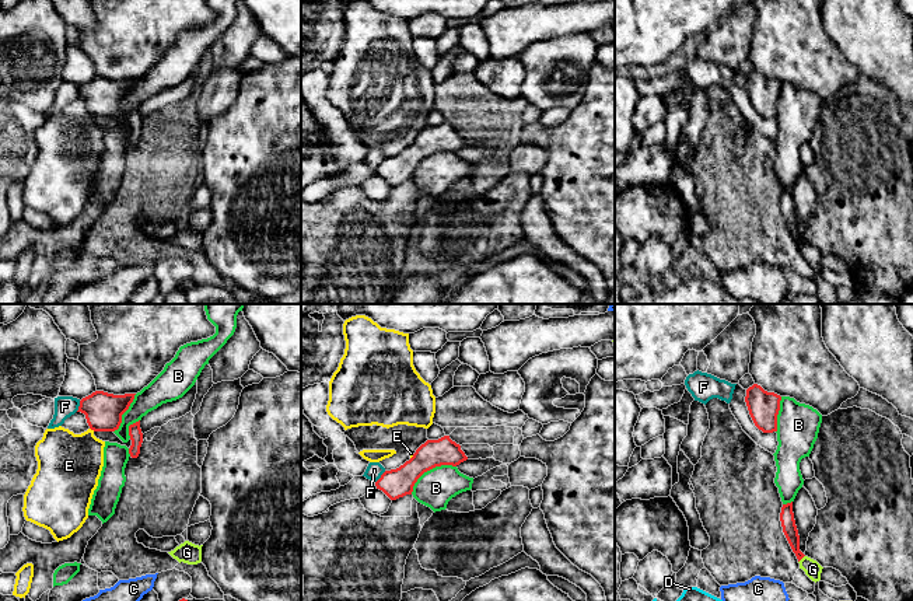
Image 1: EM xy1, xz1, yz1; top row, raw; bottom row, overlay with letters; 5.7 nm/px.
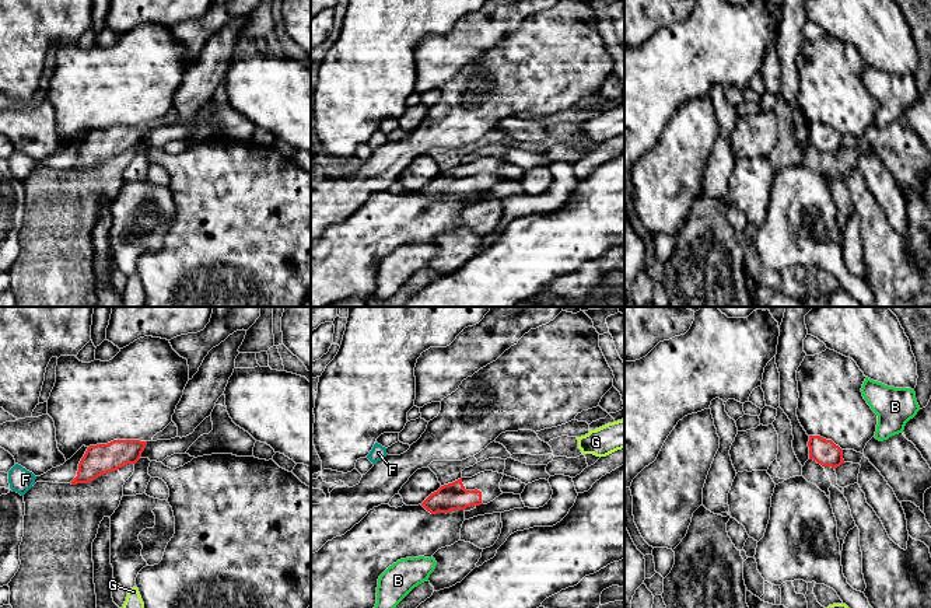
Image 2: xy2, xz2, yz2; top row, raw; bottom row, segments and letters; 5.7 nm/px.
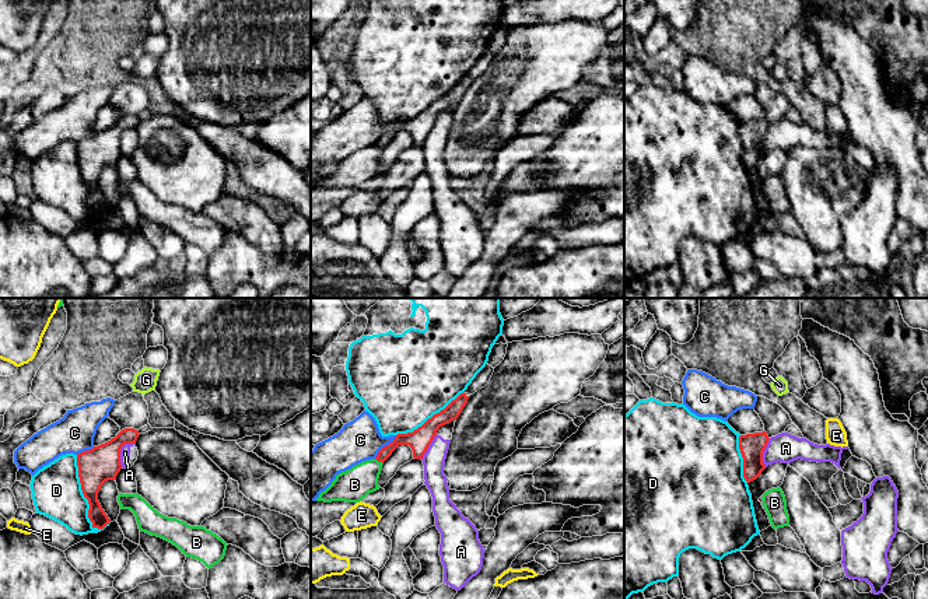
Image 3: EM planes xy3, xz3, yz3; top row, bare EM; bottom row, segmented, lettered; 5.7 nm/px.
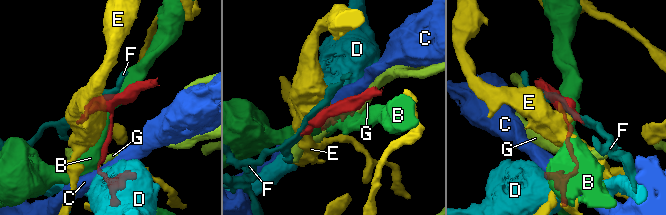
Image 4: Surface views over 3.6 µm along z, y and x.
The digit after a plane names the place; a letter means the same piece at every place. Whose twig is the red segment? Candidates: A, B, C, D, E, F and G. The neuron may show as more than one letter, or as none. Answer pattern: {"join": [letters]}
{"join": []}

